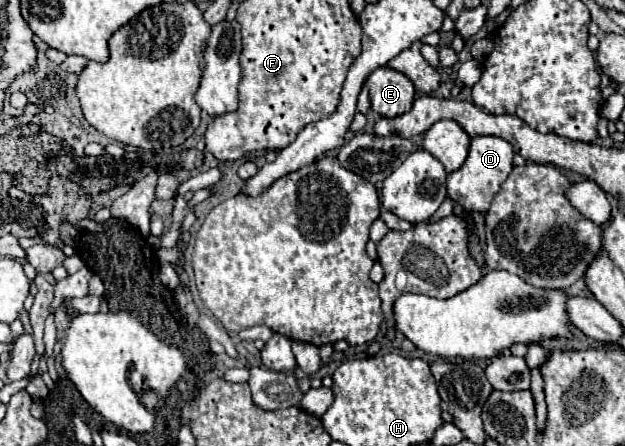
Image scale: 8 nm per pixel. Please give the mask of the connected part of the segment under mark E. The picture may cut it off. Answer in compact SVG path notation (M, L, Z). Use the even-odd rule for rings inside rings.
M378 67L368 77L366 87L370 93L370 109L380 117L398 117L412 107L412 81L390 67Z

